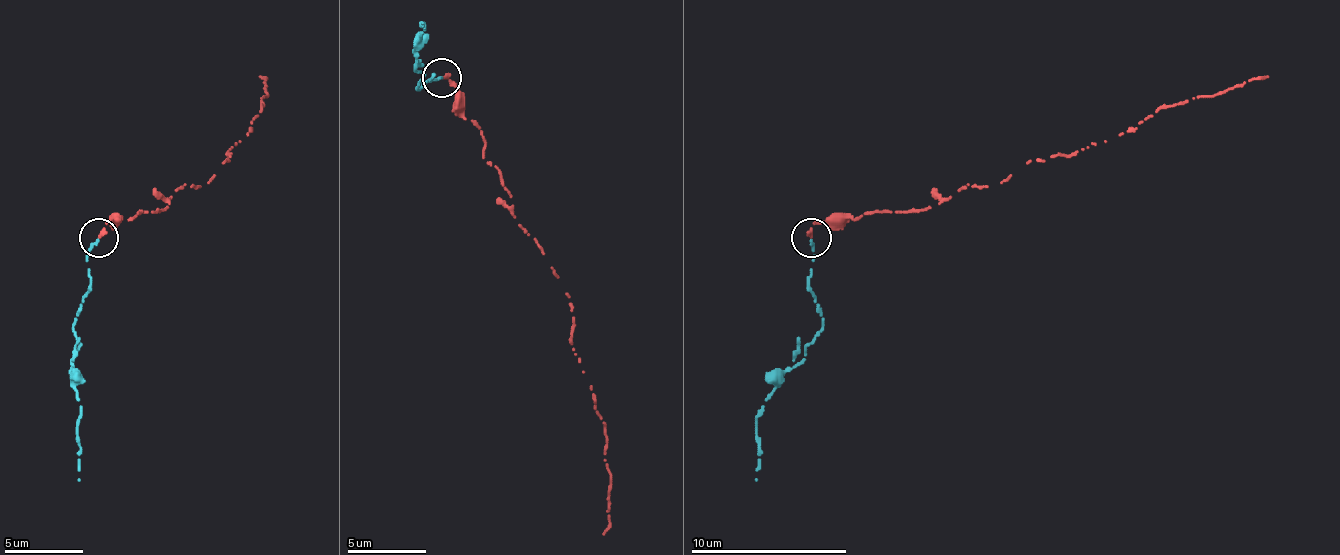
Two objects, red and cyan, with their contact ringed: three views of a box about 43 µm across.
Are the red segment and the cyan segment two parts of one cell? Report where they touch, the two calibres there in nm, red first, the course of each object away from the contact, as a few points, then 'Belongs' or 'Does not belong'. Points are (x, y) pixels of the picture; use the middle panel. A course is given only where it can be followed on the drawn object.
Place: (442, 77). Thickness 240 nm (red) against 200 nm. Course of red: (443, 78), (482, 133), (482, 157), (498, 169), (517, 224), (572, 302), (572, 349), (608, 439), (604, 534). Course of cyan: (443, 78), (431, 78), (435, 74), (415, 90), (423, 74), (415, 67), (423, 23). Does not belong

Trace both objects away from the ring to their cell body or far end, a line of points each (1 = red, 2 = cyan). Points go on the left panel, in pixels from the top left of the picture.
1: (99, 236), (119, 217), (158, 213), (174, 189), (201, 185), (229, 162), (268, 95), (260, 75)
2: (99, 240), (88, 252), (91, 291), (72, 330), (80, 346), (72, 354), (72, 389), (80, 401), (80, 480)

